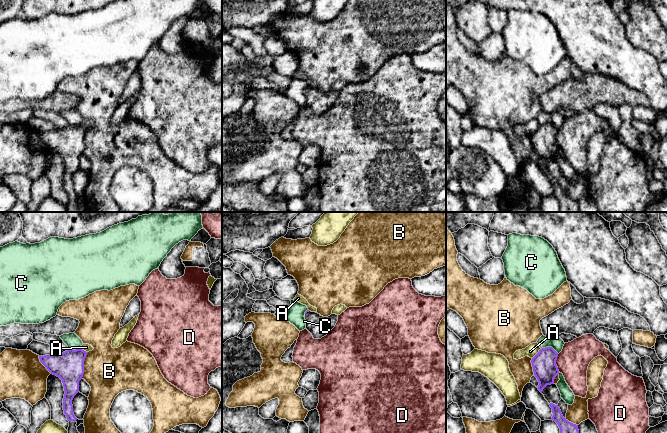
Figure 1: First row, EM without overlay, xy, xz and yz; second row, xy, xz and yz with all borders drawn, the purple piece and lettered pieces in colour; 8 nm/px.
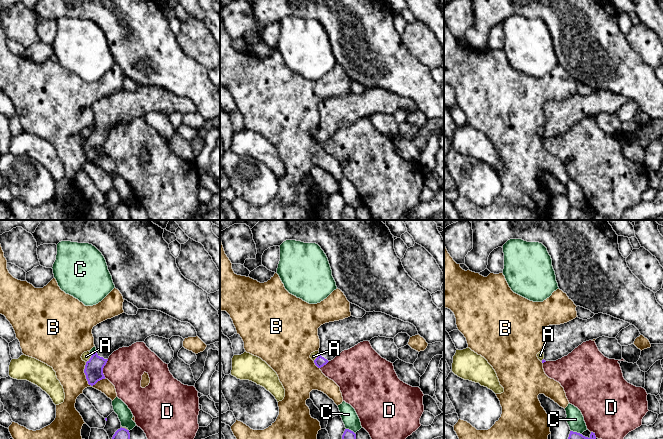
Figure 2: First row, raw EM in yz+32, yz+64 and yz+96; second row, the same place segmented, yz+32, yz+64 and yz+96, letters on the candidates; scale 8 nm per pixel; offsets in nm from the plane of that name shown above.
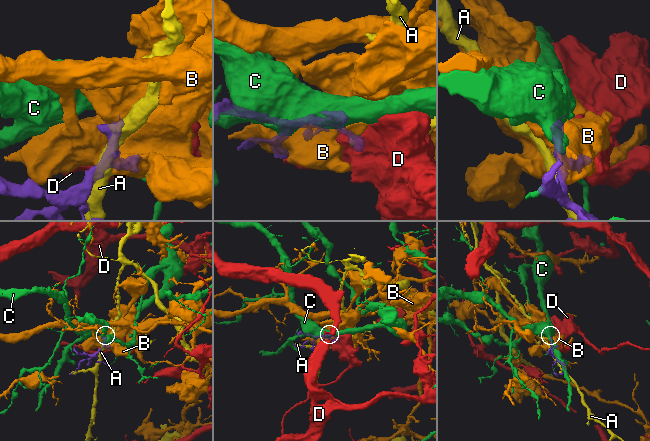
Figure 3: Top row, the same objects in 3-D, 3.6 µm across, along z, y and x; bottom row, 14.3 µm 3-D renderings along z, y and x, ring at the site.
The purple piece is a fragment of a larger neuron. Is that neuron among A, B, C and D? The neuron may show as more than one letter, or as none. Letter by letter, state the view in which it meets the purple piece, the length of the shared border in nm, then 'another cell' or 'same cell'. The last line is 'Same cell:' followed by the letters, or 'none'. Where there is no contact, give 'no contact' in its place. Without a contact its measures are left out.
A: xy | 90 nm | another cell
B: xy | 220 nm | another cell
C: yz | 150 nm | another cell
D: yz | 140 nm | another cell
Same cell: none

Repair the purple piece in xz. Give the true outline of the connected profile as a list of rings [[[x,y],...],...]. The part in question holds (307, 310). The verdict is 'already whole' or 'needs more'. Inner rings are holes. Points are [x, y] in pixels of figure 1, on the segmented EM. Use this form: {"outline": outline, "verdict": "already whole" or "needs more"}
{"outline": [[[307,310],[305,312],[306,329],[312,334],[314,339],[321,339],[330,333],[338,321],[338,315],[331,314],[323,317],[316,312]]], "verdict": "needs more"}

